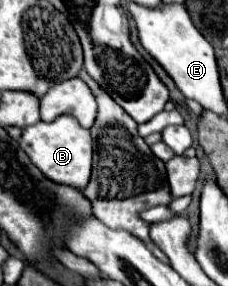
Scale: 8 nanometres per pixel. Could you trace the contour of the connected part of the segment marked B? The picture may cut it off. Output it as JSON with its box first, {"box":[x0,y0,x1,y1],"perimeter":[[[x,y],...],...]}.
{"box":[19,115,93,189],"perimeter":[[[59,115],[55,121],[39,121],[35,125],[23,127],[19,145],[29,155],[33,165],[41,169],[43,175],[57,183],[69,183],[71,187],[83,189],[89,183],[91,159],[93,159],[93,139],[89,129],[81,127],[73,115]]]}

